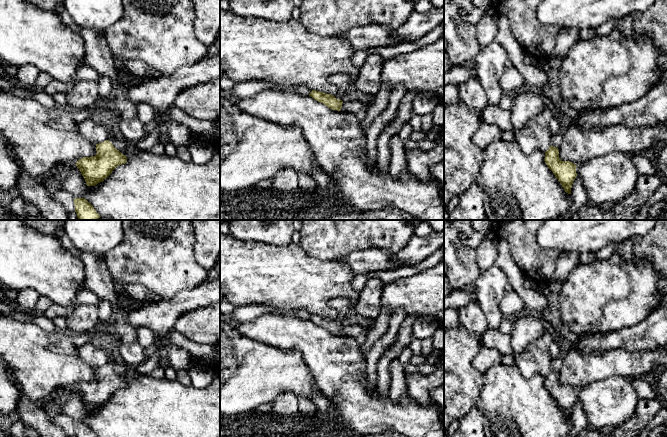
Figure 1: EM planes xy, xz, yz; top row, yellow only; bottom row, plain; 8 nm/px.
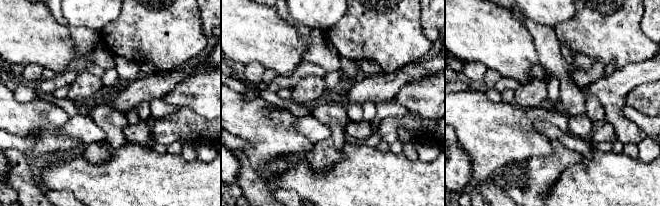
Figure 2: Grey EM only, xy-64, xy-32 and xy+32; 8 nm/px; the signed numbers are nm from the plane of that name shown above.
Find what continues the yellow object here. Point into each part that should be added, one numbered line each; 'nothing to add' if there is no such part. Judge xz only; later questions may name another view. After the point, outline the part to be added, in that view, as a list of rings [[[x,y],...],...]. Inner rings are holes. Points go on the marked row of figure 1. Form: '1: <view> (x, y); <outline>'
1: xz (342, 81); [[[343,73],[335,74],[330,76],[328,81],[338,87],[338,93],[335,95],[335,98],[342,100],[343,94],[350,87],[350,76]]]

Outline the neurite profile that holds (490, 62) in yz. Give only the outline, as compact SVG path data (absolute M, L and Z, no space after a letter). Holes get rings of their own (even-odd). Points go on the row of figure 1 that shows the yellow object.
M493 41L477 54L474 62L477 77L487 95L488 105L498 105L502 97L500 79L506 70L508 54L501 44Z

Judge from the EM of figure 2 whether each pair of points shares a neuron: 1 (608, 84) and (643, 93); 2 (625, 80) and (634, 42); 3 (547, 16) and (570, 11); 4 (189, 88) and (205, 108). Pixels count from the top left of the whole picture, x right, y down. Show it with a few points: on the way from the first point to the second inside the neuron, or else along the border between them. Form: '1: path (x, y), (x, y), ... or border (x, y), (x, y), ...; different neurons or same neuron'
1: border (649, 82), (636, 86), (627, 95), (625, 103); different neurons
2: border (649, 58), (643, 61), (631, 61), (616, 69); different neurons
3: path (553, 11), (564, 11); same neuron
4: path (194, 93), (204, 103); same neuron

